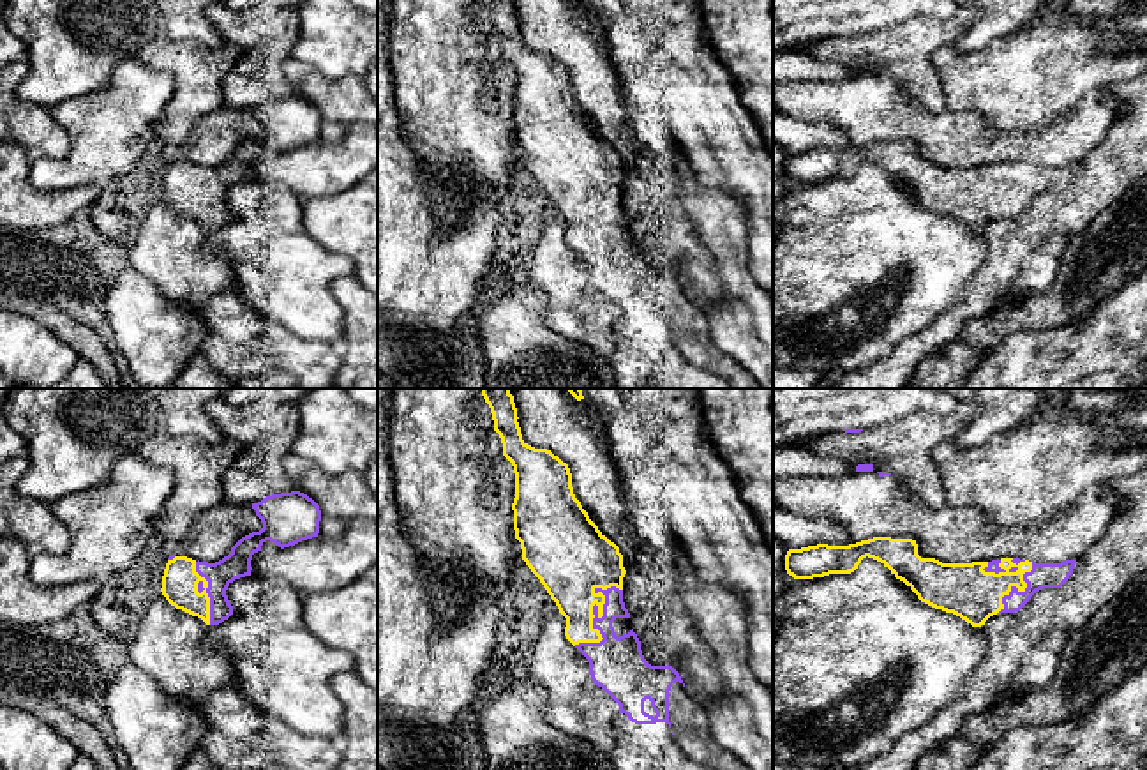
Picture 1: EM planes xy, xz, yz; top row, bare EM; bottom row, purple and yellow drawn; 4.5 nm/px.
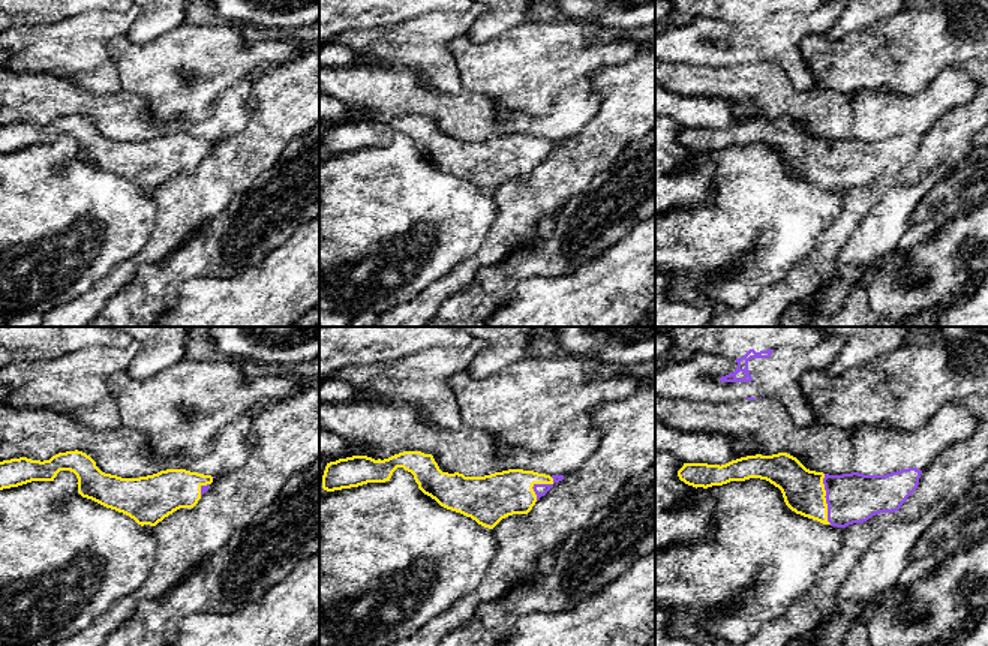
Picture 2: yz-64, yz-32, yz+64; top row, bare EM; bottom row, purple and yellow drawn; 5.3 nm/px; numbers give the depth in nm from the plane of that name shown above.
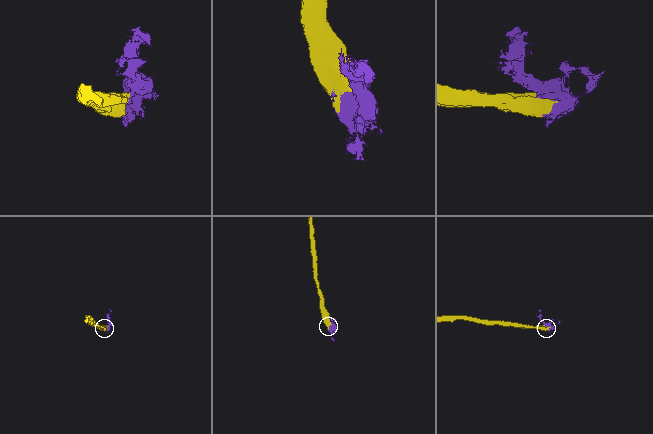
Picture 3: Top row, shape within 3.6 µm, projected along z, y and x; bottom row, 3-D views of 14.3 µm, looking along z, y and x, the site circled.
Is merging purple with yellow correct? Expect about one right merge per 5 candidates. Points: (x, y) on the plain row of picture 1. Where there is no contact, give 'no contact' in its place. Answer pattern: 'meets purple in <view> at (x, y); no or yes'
meets purple in xz at (595, 221); yes

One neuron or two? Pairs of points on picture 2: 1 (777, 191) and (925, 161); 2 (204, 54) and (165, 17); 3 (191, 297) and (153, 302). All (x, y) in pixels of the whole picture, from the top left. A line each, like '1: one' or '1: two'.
1: two
2: two
3: two

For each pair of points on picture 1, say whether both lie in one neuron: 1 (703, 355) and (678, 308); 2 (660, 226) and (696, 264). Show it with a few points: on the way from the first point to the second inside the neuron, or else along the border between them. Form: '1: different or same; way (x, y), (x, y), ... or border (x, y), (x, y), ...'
1: same; way (696, 343), (687, 320)
2: same; way (669, 235), (687, 255)

